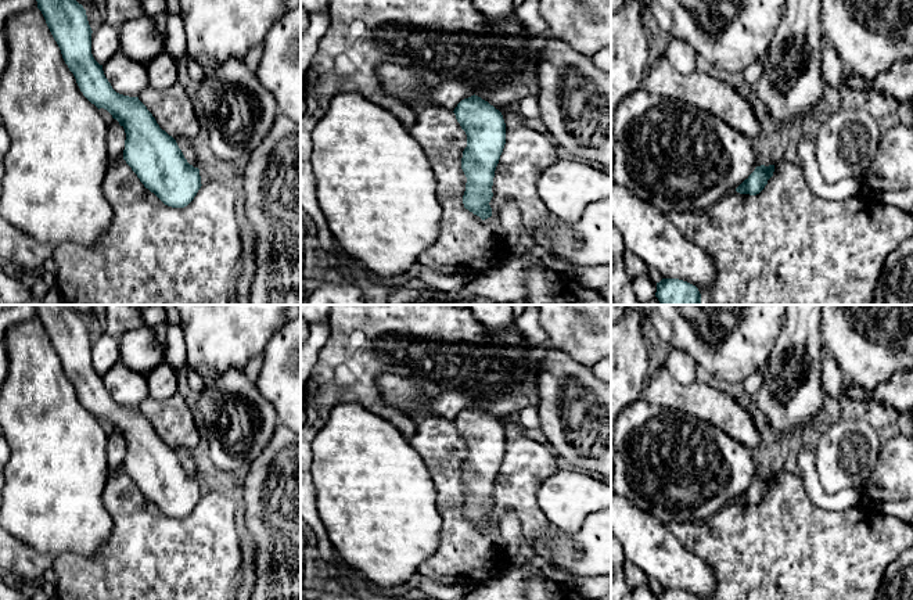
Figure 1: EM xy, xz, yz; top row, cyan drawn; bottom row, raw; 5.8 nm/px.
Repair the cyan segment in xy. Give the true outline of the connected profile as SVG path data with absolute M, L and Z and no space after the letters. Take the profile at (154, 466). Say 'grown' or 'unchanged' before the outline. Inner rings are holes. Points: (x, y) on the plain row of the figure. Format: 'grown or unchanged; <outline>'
unchanged; M35 305L37 319L83 406L107 420L125 439L123 470L165 515L187 517L201 499L200 479L187 473L176 450L159 438L139 410L116 403L91 364L86 320L69 305Z

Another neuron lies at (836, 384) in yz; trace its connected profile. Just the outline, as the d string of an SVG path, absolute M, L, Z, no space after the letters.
M826 348L822 351L822 377L826 394L838 400L844 400L849 378L842 374Z

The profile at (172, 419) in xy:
M179 392L165 400L148 396L140 403L139 410L159 438L173 449L194 449L200 443L201 432L194 423L193 412Z

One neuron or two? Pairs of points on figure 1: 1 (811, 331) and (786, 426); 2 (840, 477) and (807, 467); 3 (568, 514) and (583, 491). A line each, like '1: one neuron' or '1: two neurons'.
1: one neuron
2: two neurons
3: one neuron

